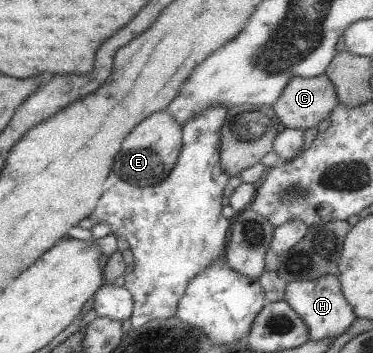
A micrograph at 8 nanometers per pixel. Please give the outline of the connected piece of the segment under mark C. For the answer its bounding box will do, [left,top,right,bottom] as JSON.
[272,73,337,130]

